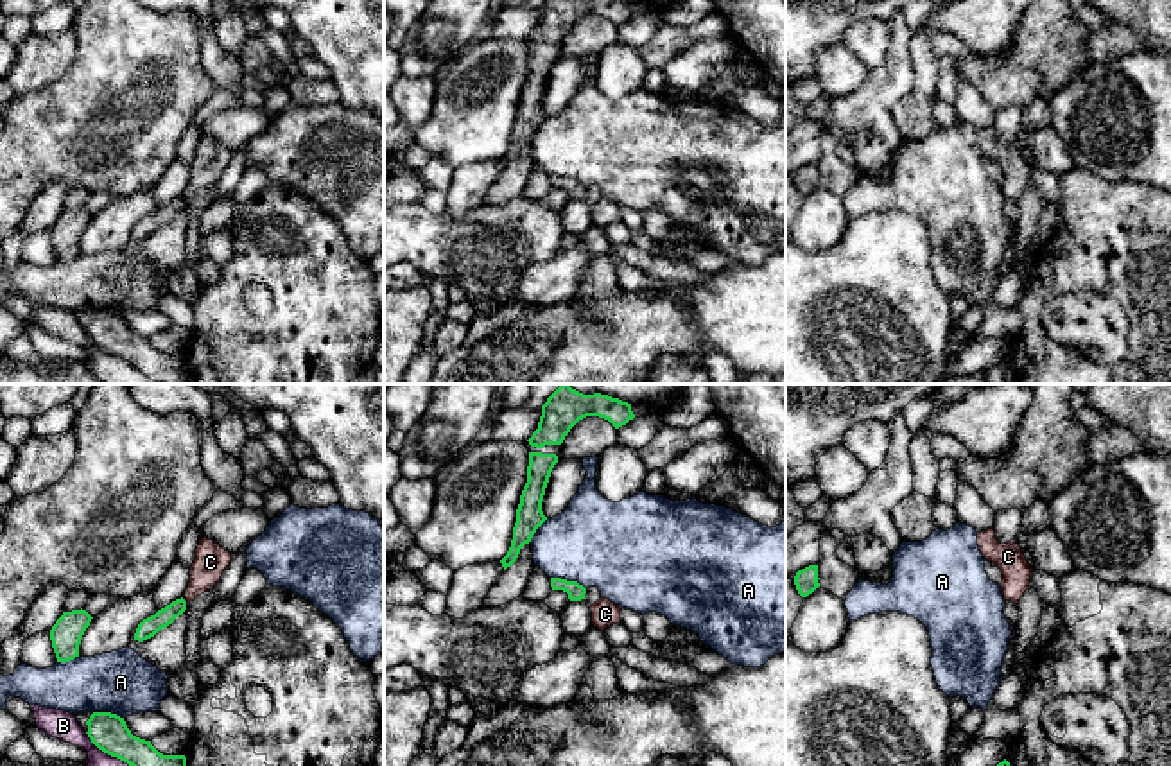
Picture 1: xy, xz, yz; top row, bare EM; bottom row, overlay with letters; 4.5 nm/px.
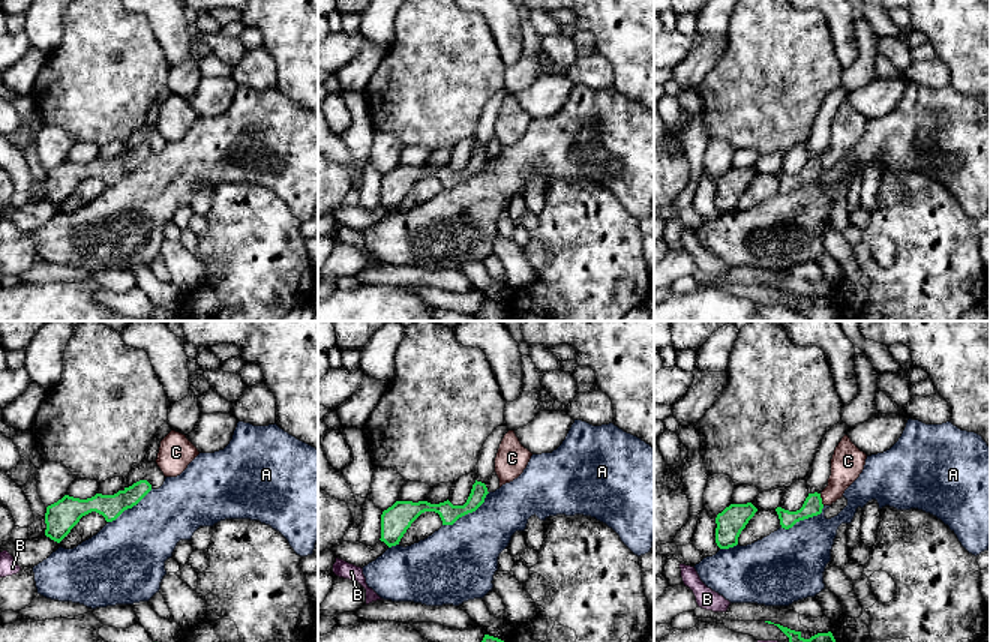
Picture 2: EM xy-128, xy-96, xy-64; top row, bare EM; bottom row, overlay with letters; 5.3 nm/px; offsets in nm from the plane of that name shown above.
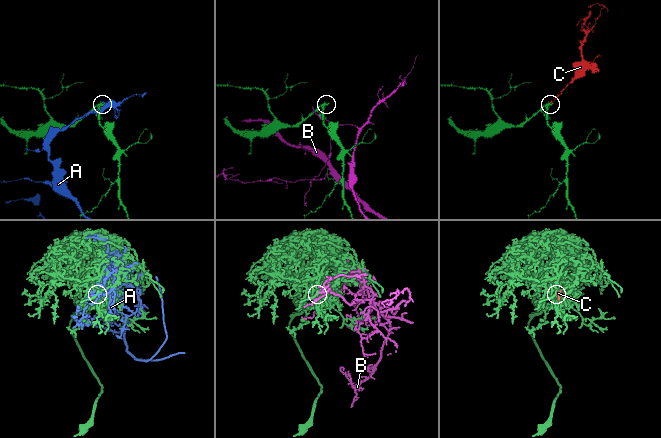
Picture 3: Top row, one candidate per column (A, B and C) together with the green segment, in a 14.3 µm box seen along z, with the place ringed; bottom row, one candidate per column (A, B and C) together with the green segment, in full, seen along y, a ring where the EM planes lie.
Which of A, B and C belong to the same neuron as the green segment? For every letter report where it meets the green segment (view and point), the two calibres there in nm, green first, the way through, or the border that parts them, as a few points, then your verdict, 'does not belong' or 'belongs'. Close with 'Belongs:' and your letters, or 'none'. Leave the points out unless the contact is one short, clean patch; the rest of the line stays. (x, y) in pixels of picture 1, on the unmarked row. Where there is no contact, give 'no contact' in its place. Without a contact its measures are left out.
A: contact xz (569, 180); calibres 80 and 400 nm; does not belong
B: contact xy (122, 357); calibres 170 and 180 nm; does not belong
C: contact xy (183, 198); calibres 90 and 150 nm; border xy (182, 196), (187, 200); does not belong
Belongs: none

